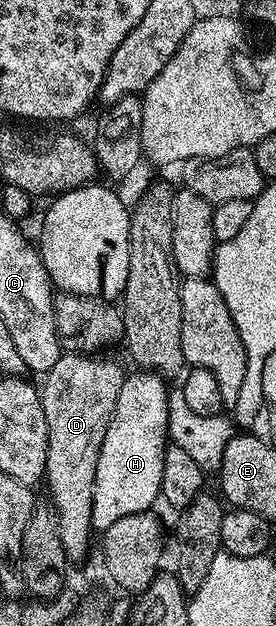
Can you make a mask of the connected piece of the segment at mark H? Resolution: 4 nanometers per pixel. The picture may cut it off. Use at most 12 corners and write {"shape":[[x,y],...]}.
{"shape":[[126,374],[95,465],[92,526],[158,502],[166,380]]}

